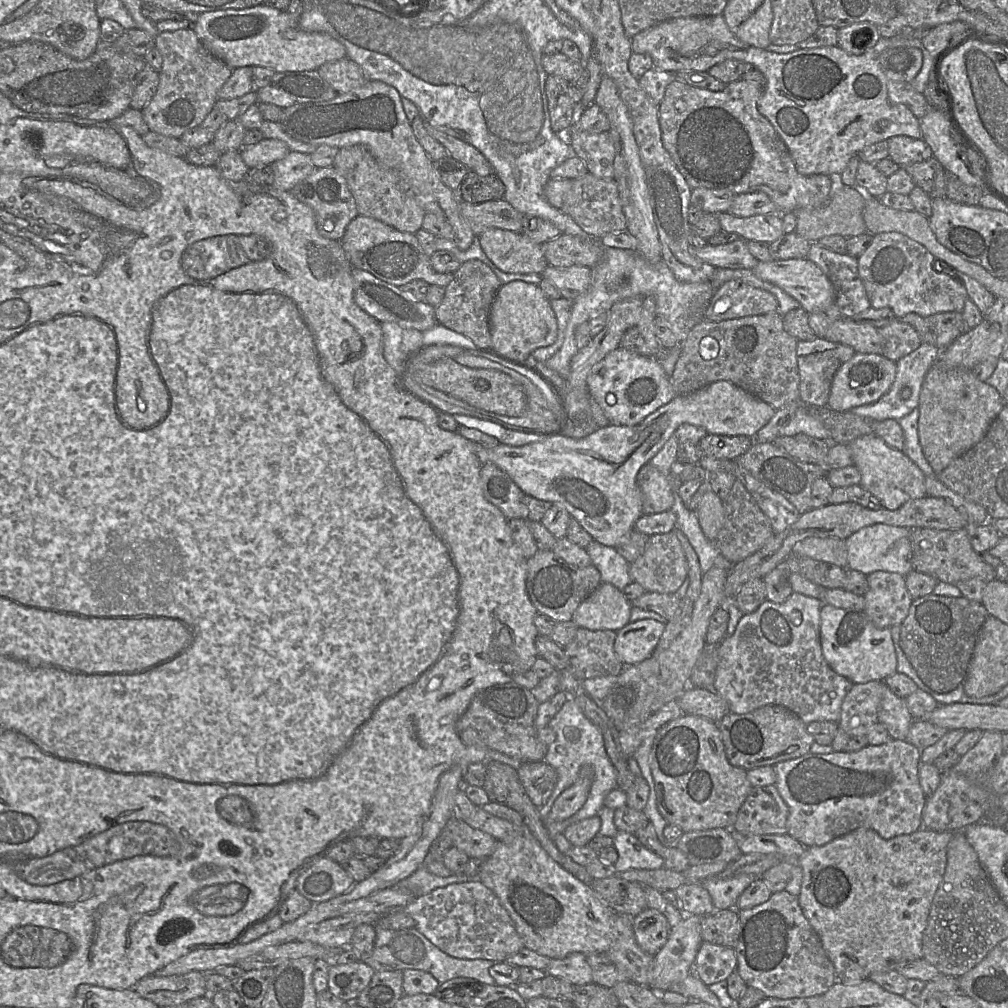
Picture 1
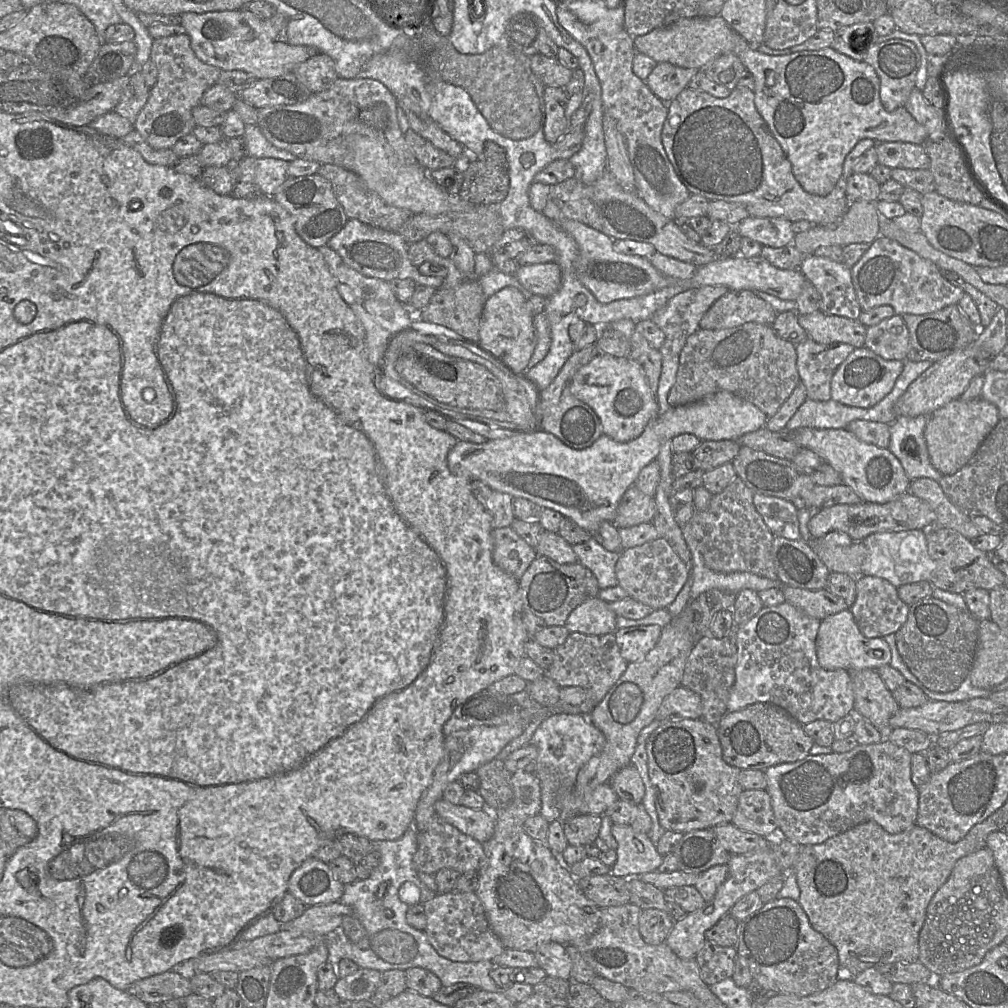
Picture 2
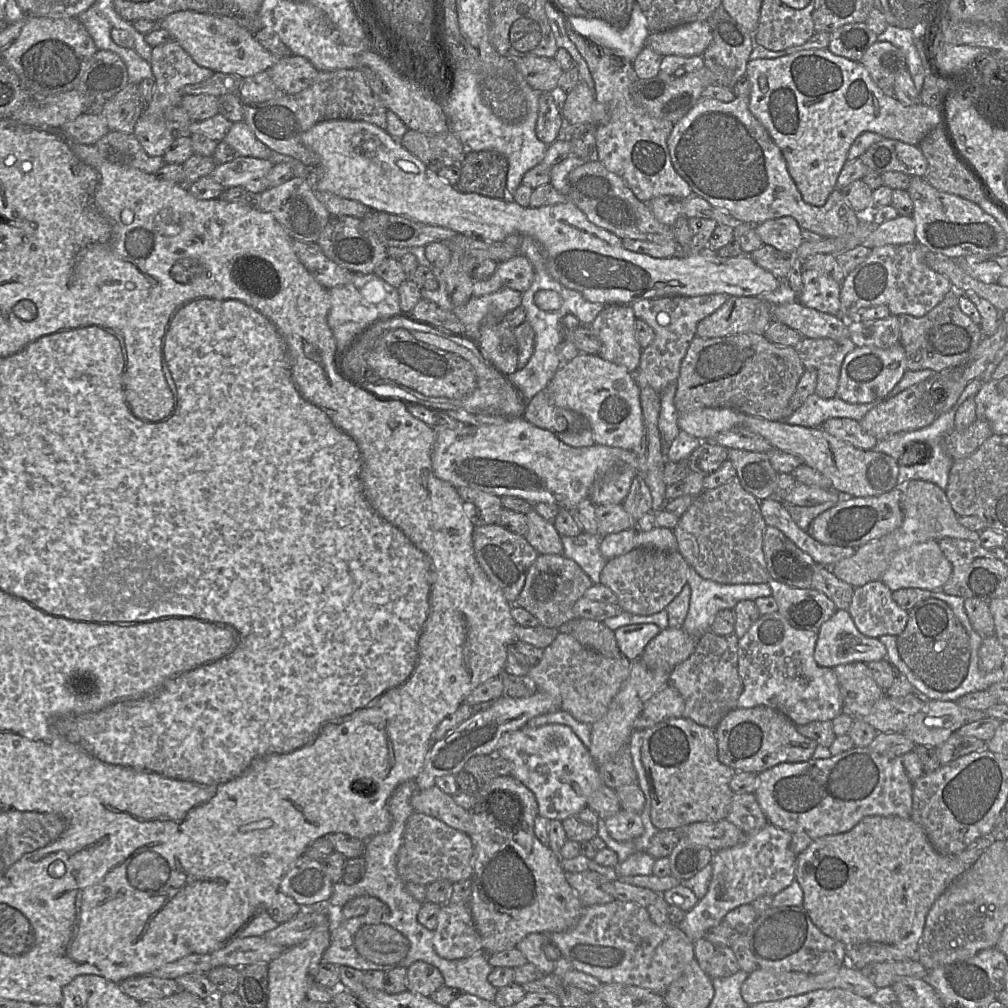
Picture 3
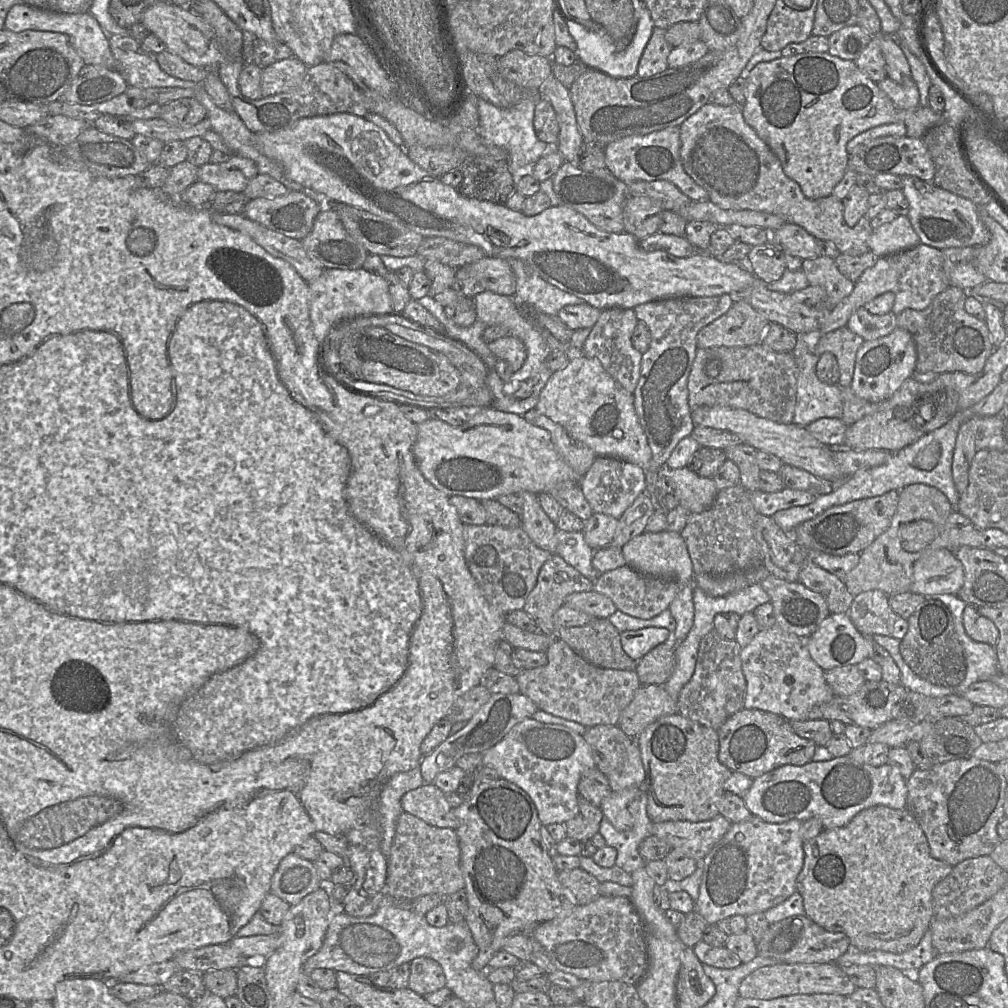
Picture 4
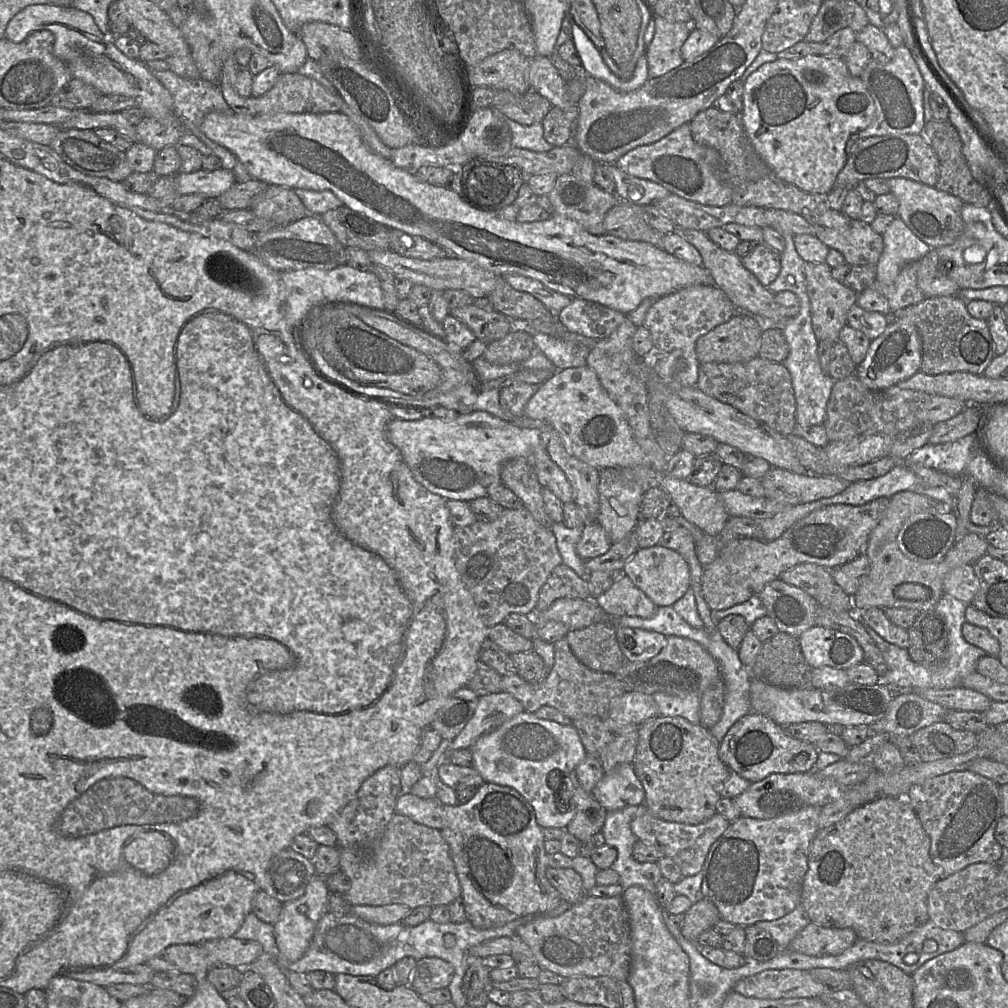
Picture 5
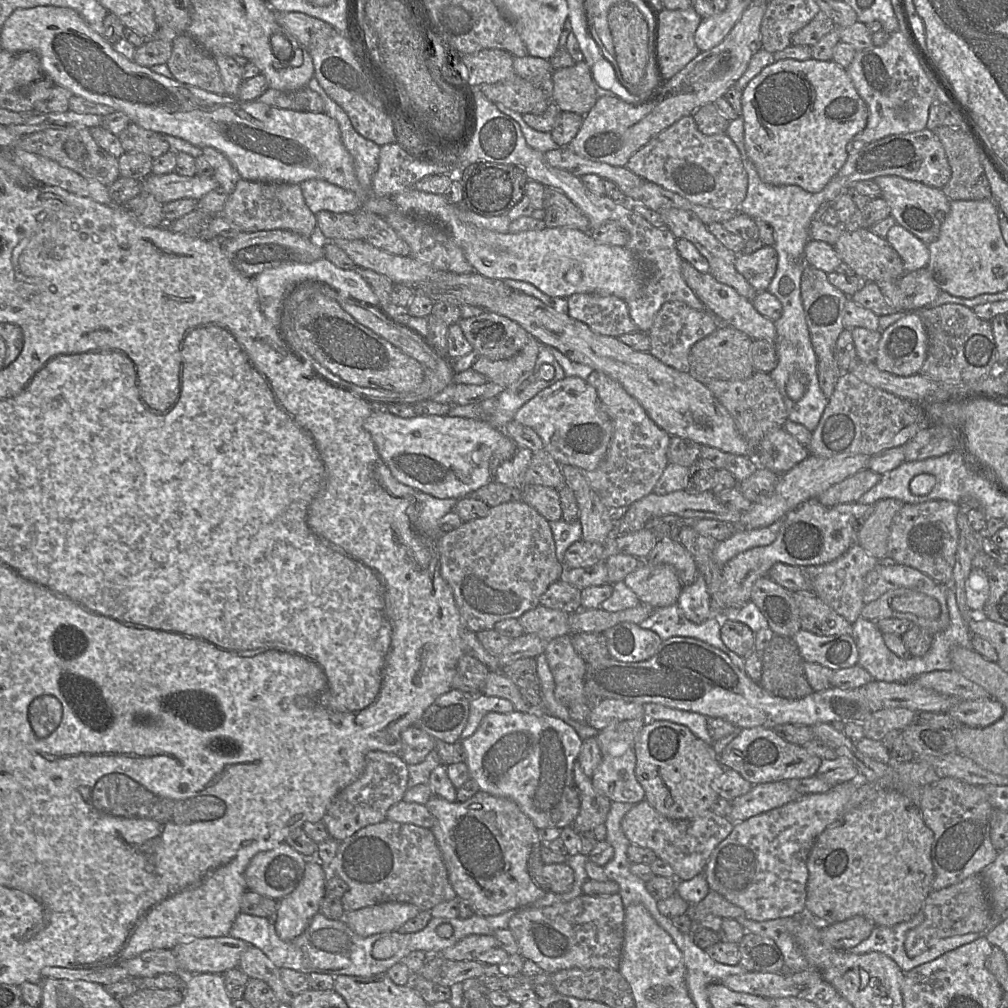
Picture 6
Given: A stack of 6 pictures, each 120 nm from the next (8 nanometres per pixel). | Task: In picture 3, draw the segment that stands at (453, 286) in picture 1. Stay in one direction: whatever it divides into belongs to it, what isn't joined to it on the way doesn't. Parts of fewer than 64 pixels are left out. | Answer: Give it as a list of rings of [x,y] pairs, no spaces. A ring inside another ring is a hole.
[[[421,298],[408,315],[438,330],[448,330],[454,334],[465,333],[464,325],[452,311],[444,310],[427,299]]]

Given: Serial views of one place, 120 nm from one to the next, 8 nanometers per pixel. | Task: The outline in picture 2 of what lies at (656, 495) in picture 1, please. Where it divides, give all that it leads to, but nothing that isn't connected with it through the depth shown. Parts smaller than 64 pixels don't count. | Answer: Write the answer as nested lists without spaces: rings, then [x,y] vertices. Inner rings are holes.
[[[633,484],[622,496],[616,516],[611,523],[620,529],[652,522],[655,510],[654,497],[644,494]]]

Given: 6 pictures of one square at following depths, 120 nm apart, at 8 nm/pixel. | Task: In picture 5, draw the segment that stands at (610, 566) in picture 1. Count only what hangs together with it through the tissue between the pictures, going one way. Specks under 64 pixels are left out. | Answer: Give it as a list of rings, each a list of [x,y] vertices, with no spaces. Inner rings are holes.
[[[555,522],[551,526],[551,530],[556,538],[556,545],[563,563],[580,578],[588,581],[585,561],[576,552],[576,545],[582,535],[583,528],[570,529],[565,527],[562,522]]]

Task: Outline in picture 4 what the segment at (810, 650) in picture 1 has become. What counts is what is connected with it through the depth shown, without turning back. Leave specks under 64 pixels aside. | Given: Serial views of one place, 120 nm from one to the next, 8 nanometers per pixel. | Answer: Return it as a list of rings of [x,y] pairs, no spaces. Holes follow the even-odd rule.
[[[774,624],[760,629],[751,642],[741,648],[741,666],[746,680],[745,709],[764,710],[787,721],[805,721],[812,708],[835,697],[825,680],[825,671],[809,654],[807,638],[786,632]]]

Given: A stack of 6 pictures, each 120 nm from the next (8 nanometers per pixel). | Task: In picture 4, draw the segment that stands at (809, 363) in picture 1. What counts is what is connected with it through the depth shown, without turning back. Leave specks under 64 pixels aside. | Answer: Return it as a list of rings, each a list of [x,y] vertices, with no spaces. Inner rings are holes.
[[[847,326],[817,337],[814,353],[820,357],[823,353],[830,352],[836,357],[839,367],[837,385],[841,388],[851,385],[856,354],[863,343],[864,339]]]

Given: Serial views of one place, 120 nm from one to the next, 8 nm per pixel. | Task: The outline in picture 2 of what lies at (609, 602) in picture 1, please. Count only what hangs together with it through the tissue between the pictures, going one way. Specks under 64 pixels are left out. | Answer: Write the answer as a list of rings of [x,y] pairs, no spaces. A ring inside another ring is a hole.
[[[593,597],[576,607],[564,626],[570,633],[579,632],[586,635],[614,633],[618,629],[617,617],[608,602]]]

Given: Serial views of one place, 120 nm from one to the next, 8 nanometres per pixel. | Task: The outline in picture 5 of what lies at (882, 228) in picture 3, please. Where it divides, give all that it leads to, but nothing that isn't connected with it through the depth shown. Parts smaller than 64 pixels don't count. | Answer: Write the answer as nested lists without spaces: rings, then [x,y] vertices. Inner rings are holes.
[[[895,217],[882,237],[884,247],[876,264],[876,280],[884,285],[892,285],[906,264],[920,260],[931,249],[900,217]]]

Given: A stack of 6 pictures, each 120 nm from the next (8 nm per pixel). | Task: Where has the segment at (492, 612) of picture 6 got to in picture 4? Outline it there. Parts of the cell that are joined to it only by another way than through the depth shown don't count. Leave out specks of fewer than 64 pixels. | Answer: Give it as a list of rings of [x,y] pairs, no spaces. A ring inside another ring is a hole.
[[[464,525],[464,540],[467,566],[487,601],[503,614],[523,610],[541,567],[552,554],[536,546],[522,526]]]

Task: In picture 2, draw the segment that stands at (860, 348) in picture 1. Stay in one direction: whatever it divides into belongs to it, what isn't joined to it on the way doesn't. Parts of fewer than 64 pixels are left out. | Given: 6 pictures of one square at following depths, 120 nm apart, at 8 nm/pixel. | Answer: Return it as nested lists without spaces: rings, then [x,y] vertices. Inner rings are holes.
[[[821,311],[798,314],[798,323],[808,338],[820,344],[846,343],[854,348],[865,347],[867,327],[858,320],[828,315]]]

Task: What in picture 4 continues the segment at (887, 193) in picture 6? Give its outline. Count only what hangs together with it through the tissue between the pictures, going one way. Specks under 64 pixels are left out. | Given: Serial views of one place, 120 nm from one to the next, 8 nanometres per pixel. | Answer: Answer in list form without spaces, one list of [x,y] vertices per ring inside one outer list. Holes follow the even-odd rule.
[[[916,176],[901,177],[902,191],[909,202],[907,217],[920,243],[944,250],[951,247],[983,246],[990,241],[990,233],[980,218],[980,207],[971,200]]]

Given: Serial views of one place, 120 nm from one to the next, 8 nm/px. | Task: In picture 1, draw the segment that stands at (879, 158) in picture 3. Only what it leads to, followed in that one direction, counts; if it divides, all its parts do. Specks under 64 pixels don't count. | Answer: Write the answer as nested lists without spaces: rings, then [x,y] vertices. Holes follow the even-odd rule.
[[[894,136],[887,139],[889,158],[899,166],[909,166],[933,157],[930,146],[923,139]]]

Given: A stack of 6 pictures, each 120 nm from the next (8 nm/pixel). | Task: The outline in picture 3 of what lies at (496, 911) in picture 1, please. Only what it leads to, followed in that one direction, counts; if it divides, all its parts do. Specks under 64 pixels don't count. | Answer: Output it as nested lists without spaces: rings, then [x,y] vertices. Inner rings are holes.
[[[470,902],[443,904],[438,914],[437,927],[433,932],[434,950],[443,959],[468,958],[478,951],[484,951],[475,928]]]

